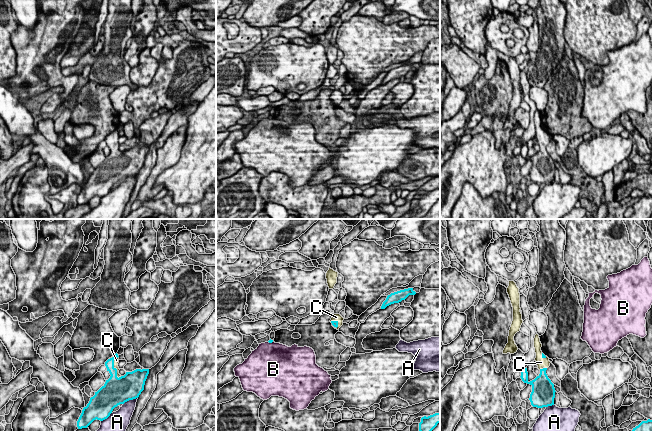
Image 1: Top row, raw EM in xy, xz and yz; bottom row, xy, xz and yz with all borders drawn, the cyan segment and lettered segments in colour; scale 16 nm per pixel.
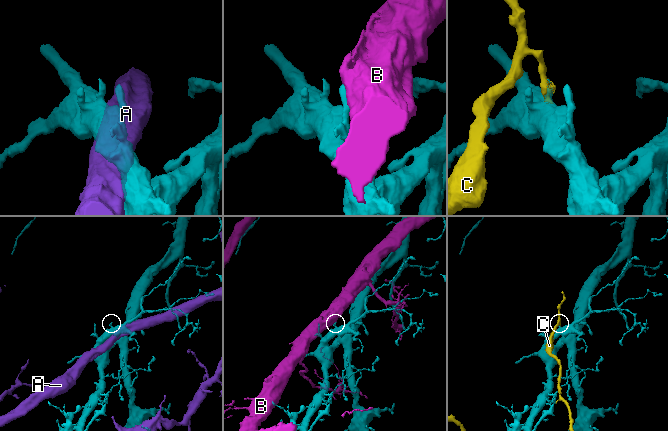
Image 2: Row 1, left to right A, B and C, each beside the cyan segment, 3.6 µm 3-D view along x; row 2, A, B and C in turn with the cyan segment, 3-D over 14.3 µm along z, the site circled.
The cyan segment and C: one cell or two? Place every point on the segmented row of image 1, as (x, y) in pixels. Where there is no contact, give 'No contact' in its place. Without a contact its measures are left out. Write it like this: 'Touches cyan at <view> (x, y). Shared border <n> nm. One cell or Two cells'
Touches cyan at xy (113, 367). Shared border 380 nm. Two cells

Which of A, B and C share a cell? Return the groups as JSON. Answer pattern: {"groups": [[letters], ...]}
{"groups": [["A"], ["B"], ["C"]]}

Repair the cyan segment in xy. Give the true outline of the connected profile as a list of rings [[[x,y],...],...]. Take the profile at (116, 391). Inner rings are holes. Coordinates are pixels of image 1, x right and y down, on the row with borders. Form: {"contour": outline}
{"contour": [[[116,353],[105,362],[111,376],[83,408],[77,421],[78,429],[87,428],[96,419],[107,419],[115,407],[138,398],[144,390],[149,369],[136,369],[118,378],[114,367],[114,359],[118,357]]]}

